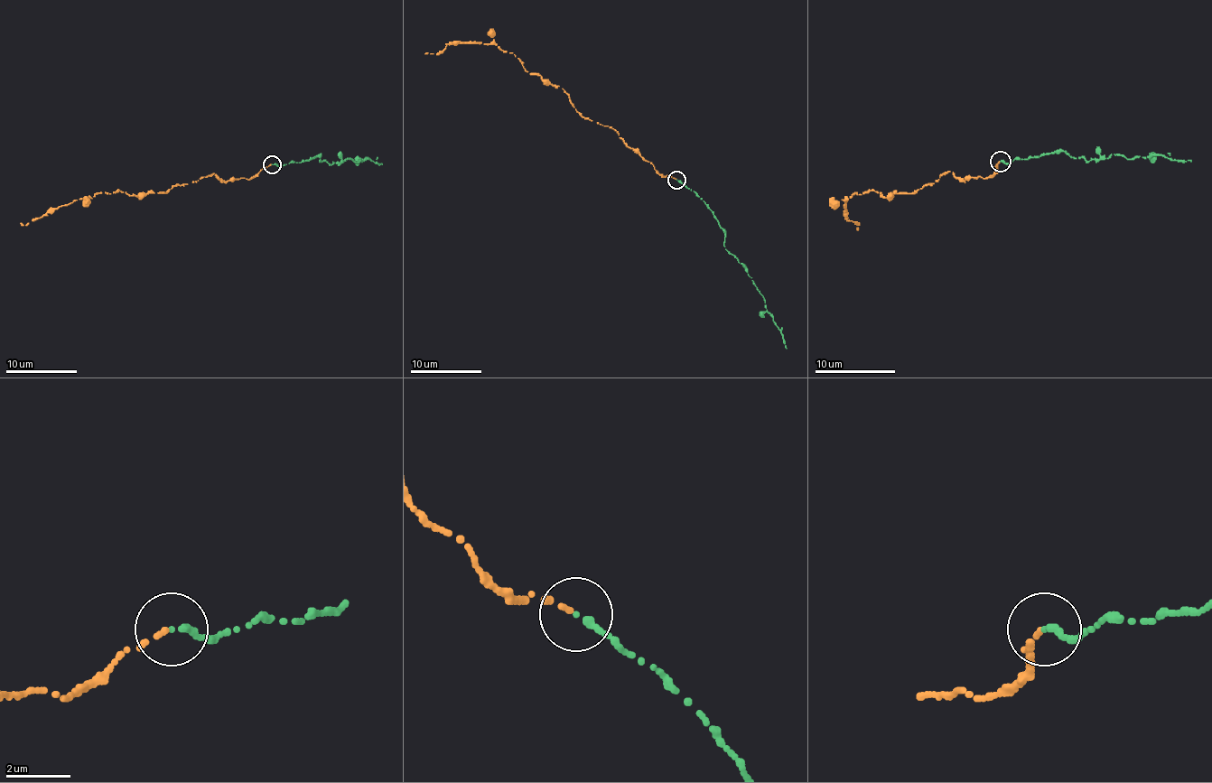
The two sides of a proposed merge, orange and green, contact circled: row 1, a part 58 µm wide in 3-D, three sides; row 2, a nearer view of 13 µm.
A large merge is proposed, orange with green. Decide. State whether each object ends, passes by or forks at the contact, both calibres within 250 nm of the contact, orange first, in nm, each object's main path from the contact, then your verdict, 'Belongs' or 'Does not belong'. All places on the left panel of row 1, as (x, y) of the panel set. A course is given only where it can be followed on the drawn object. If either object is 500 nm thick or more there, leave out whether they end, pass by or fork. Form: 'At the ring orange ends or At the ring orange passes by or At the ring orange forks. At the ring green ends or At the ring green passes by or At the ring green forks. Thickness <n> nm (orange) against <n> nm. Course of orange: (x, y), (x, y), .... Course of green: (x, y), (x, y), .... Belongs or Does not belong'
At the ring orange ends. At the ring green ends. Thickness 110 nm (orange) against 200 nm. Course of orange: (272, 164), (250, 179), (221, 181), (212, 173), (175, 184), (166, 193), (97, 193), (20, 224). Course of green: (272, 164), (296, 163), (321, 155), (320, 161), (332, 164), (348, 157), (355, 163), (369, 159), (382, 164). Belongs

